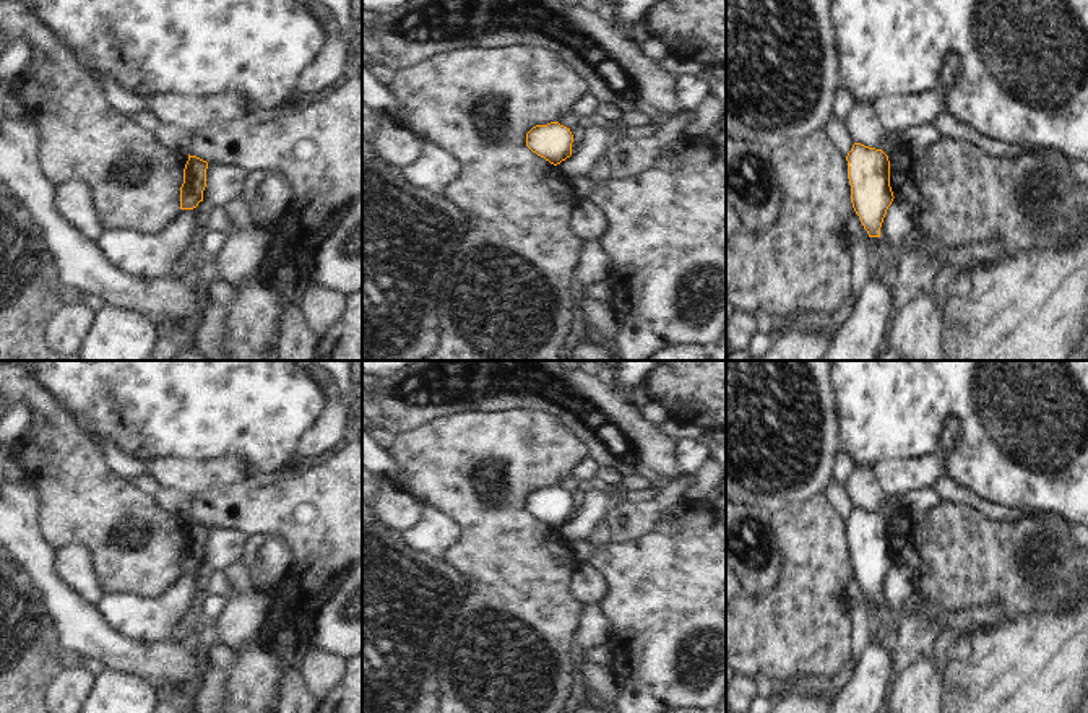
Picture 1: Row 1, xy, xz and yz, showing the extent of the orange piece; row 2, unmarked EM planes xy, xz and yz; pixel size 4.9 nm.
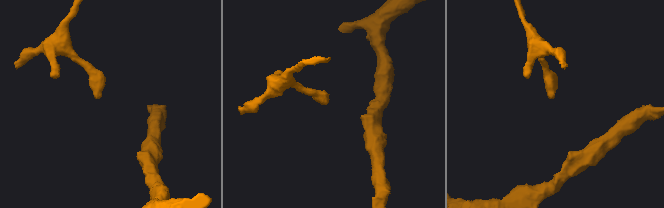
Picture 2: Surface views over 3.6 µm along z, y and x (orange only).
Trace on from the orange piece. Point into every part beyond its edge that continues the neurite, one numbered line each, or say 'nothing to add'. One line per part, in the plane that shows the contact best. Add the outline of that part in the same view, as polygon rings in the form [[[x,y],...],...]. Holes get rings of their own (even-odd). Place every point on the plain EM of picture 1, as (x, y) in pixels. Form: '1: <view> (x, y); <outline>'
nothing to add

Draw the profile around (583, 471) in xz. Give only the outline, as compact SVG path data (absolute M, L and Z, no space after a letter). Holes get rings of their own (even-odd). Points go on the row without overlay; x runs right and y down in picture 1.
M586 456L572 468L570 477L578 481L581 486L588 486L594 482L596 469L598 463L591 456Z

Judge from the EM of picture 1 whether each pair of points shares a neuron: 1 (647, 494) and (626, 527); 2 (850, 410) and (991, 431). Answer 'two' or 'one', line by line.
1: two
2: one

